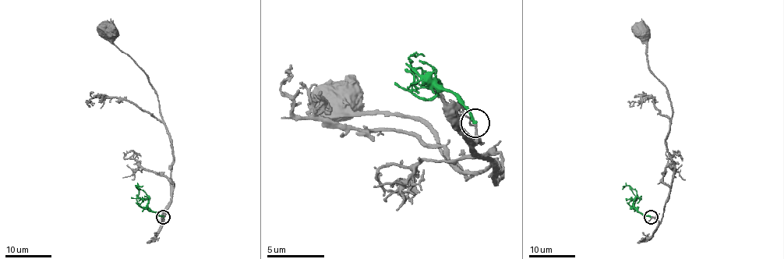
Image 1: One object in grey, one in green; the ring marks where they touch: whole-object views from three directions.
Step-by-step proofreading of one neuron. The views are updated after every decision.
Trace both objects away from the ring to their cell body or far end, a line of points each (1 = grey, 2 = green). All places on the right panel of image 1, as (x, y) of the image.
1: (650, 217), (661, 220), (674, 161), (666, 141), (672, 115), (671, 101), (666, 87), (650, 69), (642, 27)
2: (650, 217), (644, 216), (634, 207), (633, 198), (637, 195), (633, 188), (624, 186)

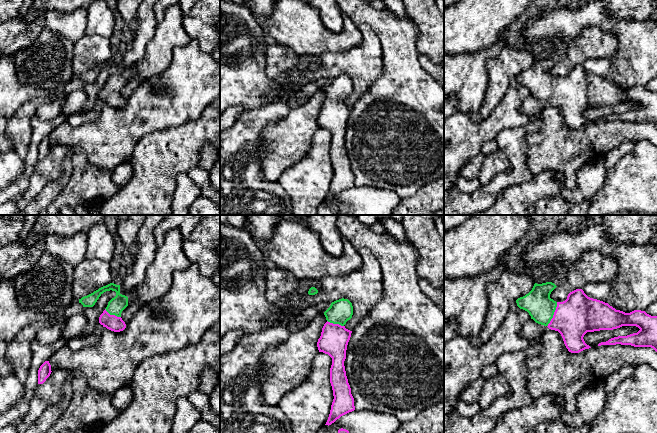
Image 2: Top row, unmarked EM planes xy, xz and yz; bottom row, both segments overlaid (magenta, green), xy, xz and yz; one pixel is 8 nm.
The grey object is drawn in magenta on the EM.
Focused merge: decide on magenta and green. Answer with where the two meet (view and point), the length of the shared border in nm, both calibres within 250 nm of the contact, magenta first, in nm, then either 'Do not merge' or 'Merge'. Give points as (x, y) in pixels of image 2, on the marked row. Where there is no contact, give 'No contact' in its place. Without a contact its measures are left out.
Touches magenta at yz (554, 314). Shared border 220 nm. Thickness 320 nm (magenta) against 220 nm. Merge

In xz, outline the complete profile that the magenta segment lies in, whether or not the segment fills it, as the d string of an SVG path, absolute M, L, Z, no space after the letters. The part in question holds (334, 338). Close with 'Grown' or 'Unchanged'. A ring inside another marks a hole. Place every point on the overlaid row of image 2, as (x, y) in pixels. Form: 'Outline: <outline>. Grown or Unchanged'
Outline: M344 298L336 300L331 303L324 315L327 322L322 328L317 347L319 352L328 354L332 358L330 383L334 399L325 424L329 426L341 416L355 410L354 398L344 366L347 345L352 333L344 325L352 318L352 303Z. Grown

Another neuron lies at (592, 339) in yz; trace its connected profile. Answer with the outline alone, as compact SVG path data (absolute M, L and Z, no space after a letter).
M622 326L613 330L600 330L594 332L587 332L583 339L587 345L597 347L599 343L606 342L611 338L618 336L627 336L637 333L640 329L636 326Z

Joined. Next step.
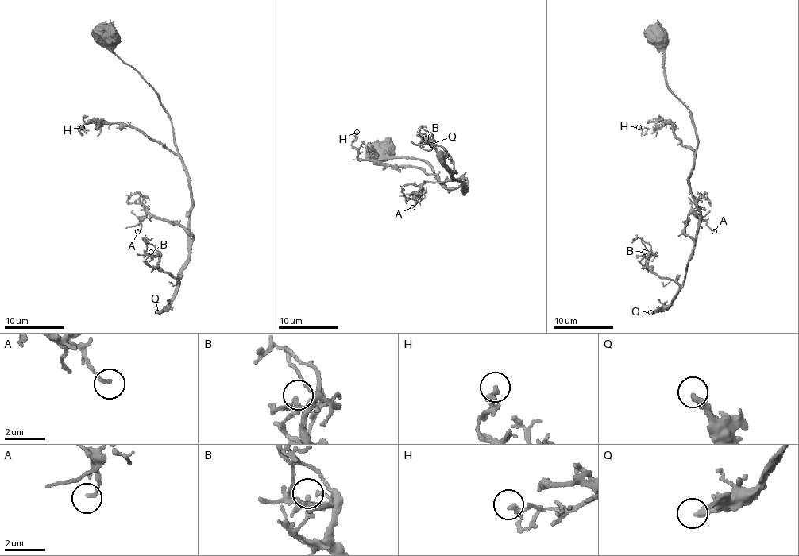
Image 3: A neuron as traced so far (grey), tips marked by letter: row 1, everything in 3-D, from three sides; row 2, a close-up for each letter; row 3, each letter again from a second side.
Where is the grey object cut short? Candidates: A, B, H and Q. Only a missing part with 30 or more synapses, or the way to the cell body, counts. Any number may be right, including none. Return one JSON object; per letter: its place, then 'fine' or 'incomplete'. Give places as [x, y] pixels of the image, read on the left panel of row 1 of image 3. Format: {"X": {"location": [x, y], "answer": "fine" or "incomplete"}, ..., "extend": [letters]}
{"A": {"location": [137, 231], "answer": "fine"}, "B": {"location": [151, 252], "answer": "fine"}, "H": {"location": [82, 127], "answer": "fine"}, "Q": {"location": [157, 312], "answer": "incomplete"}, "extend": ["Q"]}

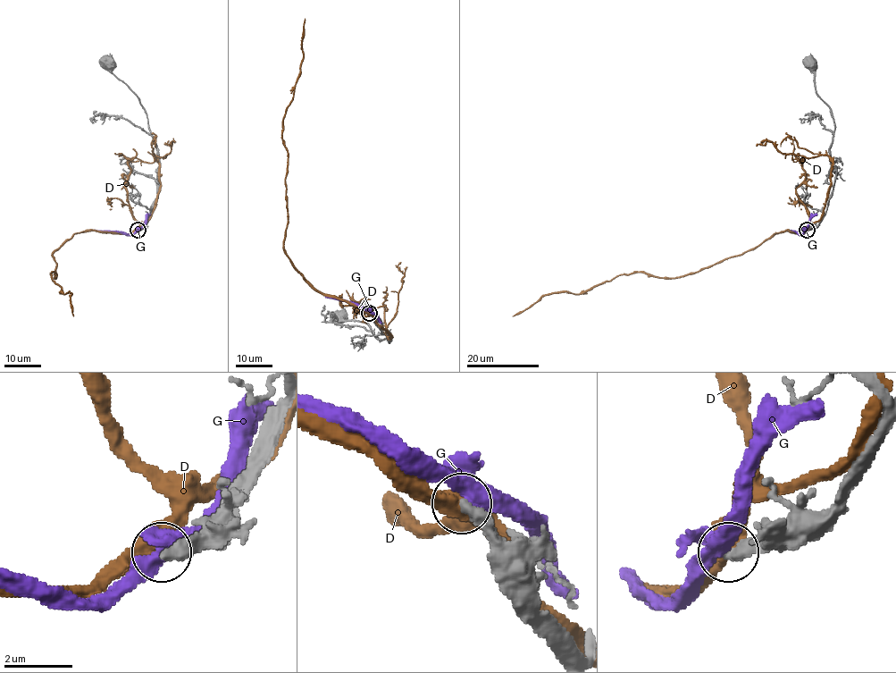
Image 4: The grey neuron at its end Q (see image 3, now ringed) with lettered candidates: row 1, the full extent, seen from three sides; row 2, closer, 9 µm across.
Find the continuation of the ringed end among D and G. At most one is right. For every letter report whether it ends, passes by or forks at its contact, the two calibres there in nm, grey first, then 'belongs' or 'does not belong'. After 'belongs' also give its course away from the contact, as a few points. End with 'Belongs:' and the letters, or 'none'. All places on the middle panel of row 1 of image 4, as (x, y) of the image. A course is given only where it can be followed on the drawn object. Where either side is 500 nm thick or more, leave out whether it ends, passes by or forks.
D: 420 nm thick on the grey side, 550 nm on the other; does not belong
G: it forks there; 400 nm thick on the grey side, 400 nm on the other; does not belong
Belongs: none

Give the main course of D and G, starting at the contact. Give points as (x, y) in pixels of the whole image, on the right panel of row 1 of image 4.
D: (808, 229), (773, 233), (741, 254), (674, 278), (643, 273), (616, 275), (579, 293), (543, 294), (513, 315)
G: (808, 230), (802, 234), (791, 230)

